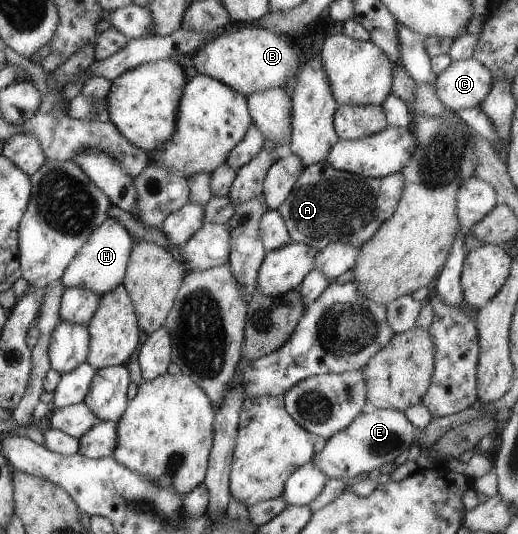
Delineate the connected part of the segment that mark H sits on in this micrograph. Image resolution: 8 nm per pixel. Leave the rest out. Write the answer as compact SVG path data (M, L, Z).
M109 216L109 219L105 223L101 223L91 233L89 239L83 243L77 255L71 259L71 263L67 266L59 282L65 287L89 289L103 297L105 293L113 291L115 287L124 282L125 270L133 247L133 238L129 231L123 227L121 221Z

